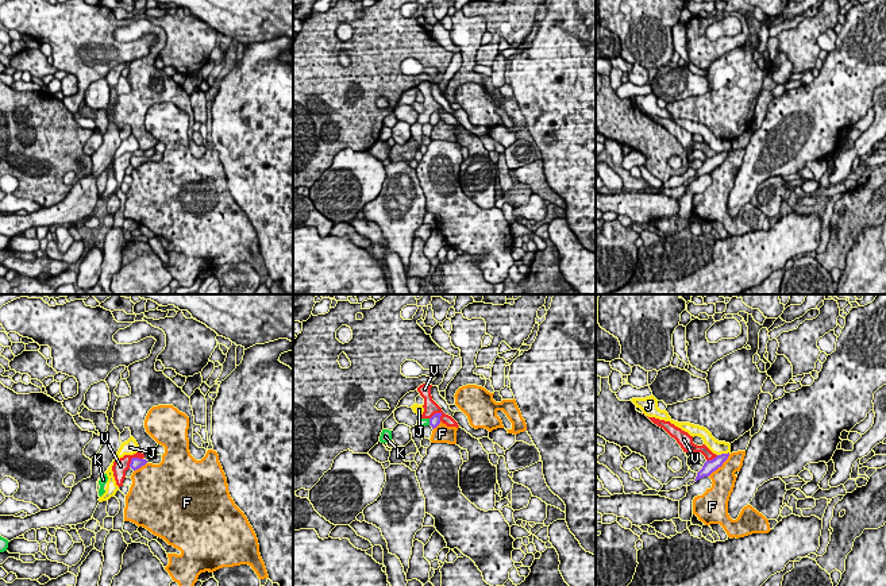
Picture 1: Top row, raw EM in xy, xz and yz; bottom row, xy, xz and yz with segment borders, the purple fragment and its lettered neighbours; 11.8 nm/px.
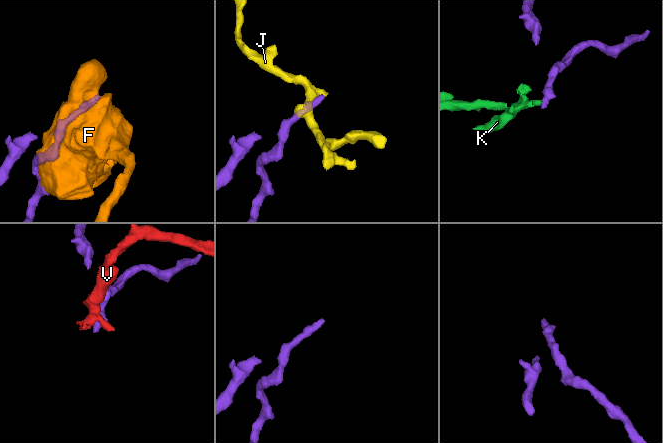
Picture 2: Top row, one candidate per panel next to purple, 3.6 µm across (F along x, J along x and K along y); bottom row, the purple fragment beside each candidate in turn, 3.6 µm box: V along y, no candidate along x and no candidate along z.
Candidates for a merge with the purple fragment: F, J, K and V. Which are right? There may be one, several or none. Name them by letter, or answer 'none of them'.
none of them

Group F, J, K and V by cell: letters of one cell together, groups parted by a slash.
F / J / K V

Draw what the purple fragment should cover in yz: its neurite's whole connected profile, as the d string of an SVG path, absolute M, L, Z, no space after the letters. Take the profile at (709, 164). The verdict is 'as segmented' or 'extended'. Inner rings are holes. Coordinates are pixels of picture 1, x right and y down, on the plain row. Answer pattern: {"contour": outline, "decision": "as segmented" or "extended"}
{"contour": "M729 150L728 151L721 151L717 153L714 157L712 158L706 158L702 163L702 166L697 170L696 174L696 180L704 174L709 174L713 169L716 169L719 165L723 163L723 161L728 157Z", "decision": "as segmented"}

